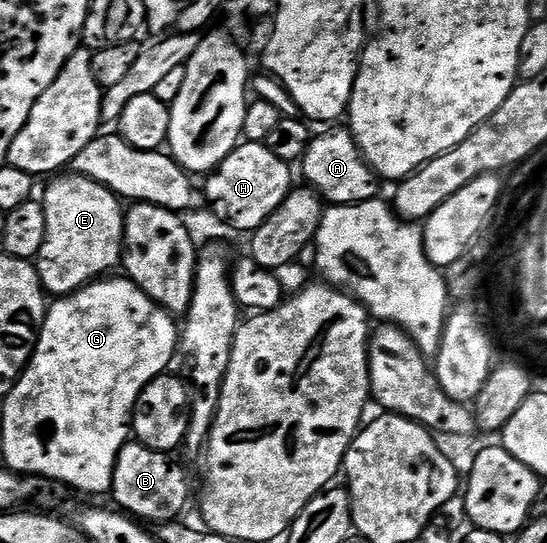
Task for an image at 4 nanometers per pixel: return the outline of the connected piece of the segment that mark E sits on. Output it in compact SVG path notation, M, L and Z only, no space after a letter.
M64 175L56 178L61 180L53 179L53 184L42 195L46 242L42 242L42 250L34 261L45 293L56 298L69 296L71 292L115 273L112 271L119 269L124 259L125 209L120 208L121 198L90 177Z

